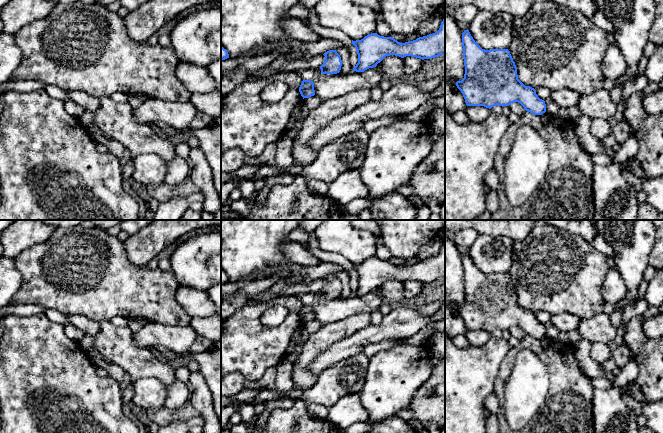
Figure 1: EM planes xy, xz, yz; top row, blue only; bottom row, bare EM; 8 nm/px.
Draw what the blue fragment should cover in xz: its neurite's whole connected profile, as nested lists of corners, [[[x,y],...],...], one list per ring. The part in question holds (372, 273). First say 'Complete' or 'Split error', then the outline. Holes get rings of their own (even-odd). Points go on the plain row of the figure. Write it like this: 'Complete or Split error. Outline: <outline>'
Complete. Outline: [[[445,242],[437,256],[416,264],[400,267],[393,261],[380,260],[371,257],[361,264],[352,264],[358,278],[358,287],[353,295],[364,296],[376,291],[386,280],[395,279],[401,282],[412,280],[416,282],[432,283],[445,279]]]

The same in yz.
Complete. Outline: [[[469,254],[462,257],[462,271],[465,298],[461,305],[456,306],[456,310],[463,318],[467,330],[484,330],[491,333],[497,329],[503,331],[518,326],[534,339],[546,336],[545,325],[538,321],[536,314],[525,310],[518,303],[517,291],[508,273],[482,273]]]

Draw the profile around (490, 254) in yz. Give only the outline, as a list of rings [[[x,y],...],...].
[[[479,235],[468,254],[482,273],[508,273],[513,262],[513,242],[509,237]]]

